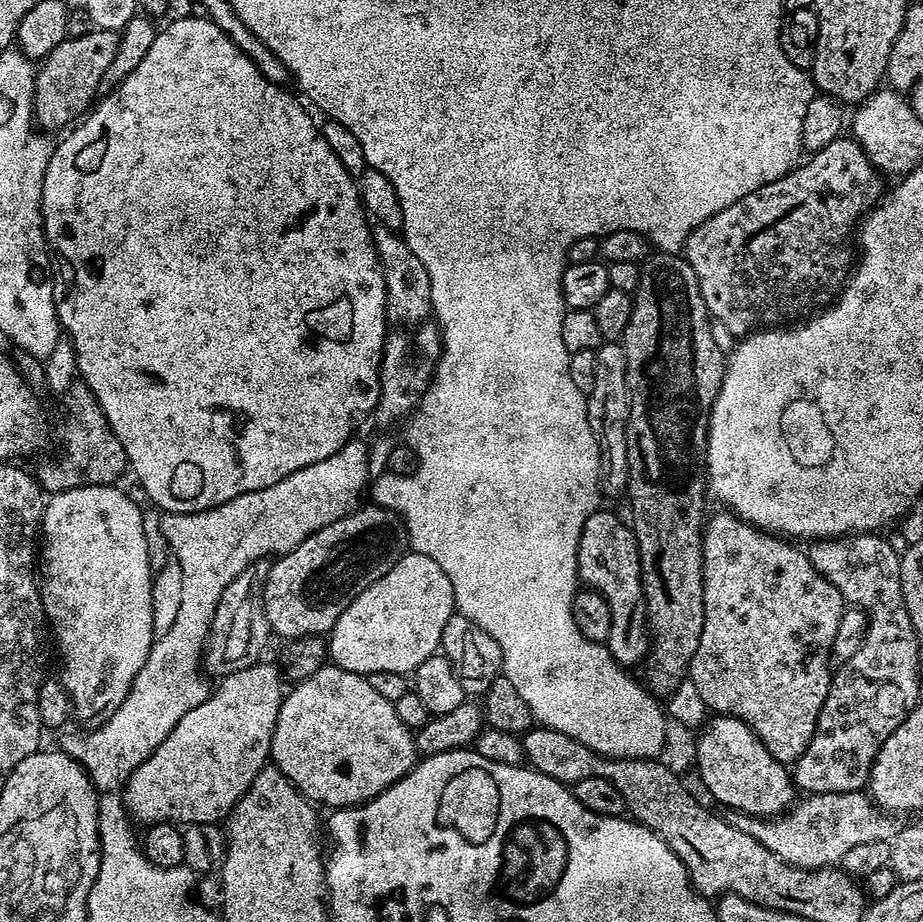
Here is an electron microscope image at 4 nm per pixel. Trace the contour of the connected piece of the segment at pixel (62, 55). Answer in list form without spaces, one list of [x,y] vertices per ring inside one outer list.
[[[98,28],[81,37],[69,36],[61,44],[54,46],[53,52],[43,59],[36,70],[32,109],[35,123],[41,129],[67,129],[93,107],[100,79],[102,74],[106,74],[106,66],[110,66],[110,61],[114,58],[114,50],[118,50],[119,41],[117,33]]]

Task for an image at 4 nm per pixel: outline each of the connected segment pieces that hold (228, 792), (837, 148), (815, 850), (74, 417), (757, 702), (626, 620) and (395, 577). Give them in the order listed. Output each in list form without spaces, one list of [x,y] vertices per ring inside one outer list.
[[[257,662],[246,670],[223,677],[219,681],[220,689],[217,692],[215,689],[202,706],[194,706],[194,710],[190,710],[174,730],[170,730],[166,742],[162,742],[162,746],[142,762],[142,766],[135,768],[123,785],[124,807],[133,821],[141,820],[144,826],[169,822],[189,826],[215,824],[227,817],[270,760],[274,726],[286,695],[281,669],[277,665],[276,668],[272,664]]]
[[[851,138],[835,140],[830,142],[830,146],[822,146],[822,150],[811,153],[807,159],[780,180],[770,182],[766,186],[746,194],[746,198],[738,198],[738,202],[734,202],[734,206],[726,206],[726,210],[714,214],[706,222],[702,222],[702,226],[698,226],[692,231],[690,238],[684,243],[682,255],[700,282],[701,296],[705,300],[711,319],[722,322],[722,326],[726,326],[726,330],[730,330],[732,335],[737,338],[767,329],[775,321],[772,320],[775,316],[808,318],[827,308],[839,296],[841,288],[844,287],[854,267],[854,233],[857,231],[858,221],[865,213],[875,208],[885,195],[886,187],[884,188],[883,182],[880,181],[883,180],[881,173],[877,172],[876,167],[869,162],[868,155],[864,153],[857,140]]]
[[[814,792],[797,799],[787,812],[779,816],[755,816],[733,808],[723,818],[734,830],[750,834],[754,842],[766,846],[770,854],[778,854],[782,862],[796,868],[830,868],[839,865],[840,859],[853,846],[865,842],[891,841],[898,831],[893,817],[881,812],[871,795],[859,792]]]
[[[78,378],[72,383],[70,390],[62,394],[62,400],[64,400],[64,433],[60,436],[60,444],[64,449],[60,452],[60,460],[48,460],[45,464],[37,466],[36,472],[34,471],[36,483],[48,494],[74,490],[82,486],[116,484],[119,476],[129,471],[126,450],[120,439],[112,433],[112,428],[108,425],[108,419],[98,398],[94,398],[94,390],[90,390],[90,386]]]
[[[720,510],[717,516],[709,515],[704,526],[704,549],[702,558],[704,559],[704,625],[702,626],[702,638],[698,642],[698,650],[694,650],[692,663],[688,665],[688,676],[691,682],[698,688],[705,703],[707,711],[717,716],[733,716],[738,718],[749,730],[756,735],[770,750],[770,754],[777,762],[785,766],[795,765],[798,758],[810,746],[810,738],[814,738],[814,730],[818,722],[818,714],[826,702],[828,687],[832,685],[833,673],[828,672],[832,647],[834,646],[834,634],[837,633],[838,622],[841,621],[846,605],[842,594],[834,590],[818,570],[810,562],[807,551],[796,548],[795,543],[781,538],[775,534],[761,532],[759,528],[754,528],[741,520],[740,517],[732,515],[727,510]]]
[[[604,511],[592,512],[590,518],[584,523],[584,529],[578,542],[576,575],[579,583],[585,589],[602,594],[606,598],[606,606],[610,606],[610,634],[606,643],[612,651],[613,658],[622,666],[636,663],[639,665],[650,651],[650,633],[648,630],[648,611],[644,605],[644,587],[640,577],[640,555],[636,545],[636,536],[625,521],[623,524],[614,513]]]
[[[405,551],[404,557],[390,569],[378,582],[366,586],[350,602],[346,610],[342,610],[342,618],[333,626],[326,636],[326,656],[335,667],[367,674],[369,672],[403,672],[415,673],[426,658],[437,655],[442,638],[442,630],[446,630],[446,622],[456,612],[454,586],[450,586],[450,578],[442,571],[442,566],[434,562],[434,558],[426,558],[426,554]]]

